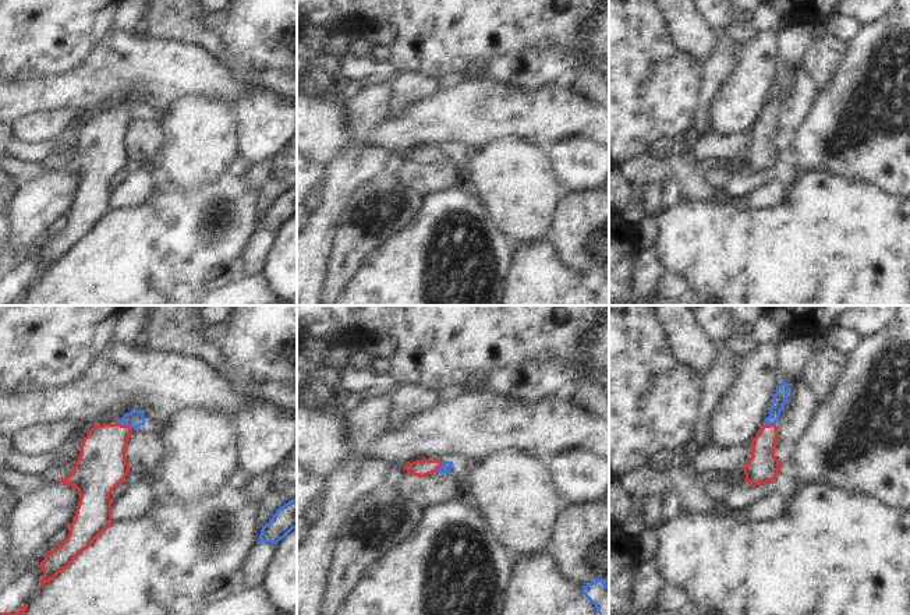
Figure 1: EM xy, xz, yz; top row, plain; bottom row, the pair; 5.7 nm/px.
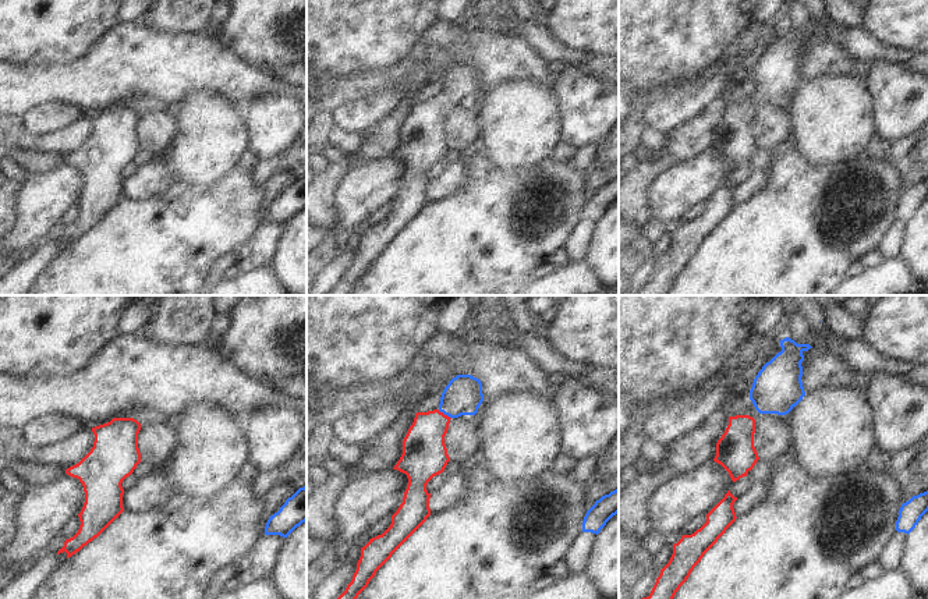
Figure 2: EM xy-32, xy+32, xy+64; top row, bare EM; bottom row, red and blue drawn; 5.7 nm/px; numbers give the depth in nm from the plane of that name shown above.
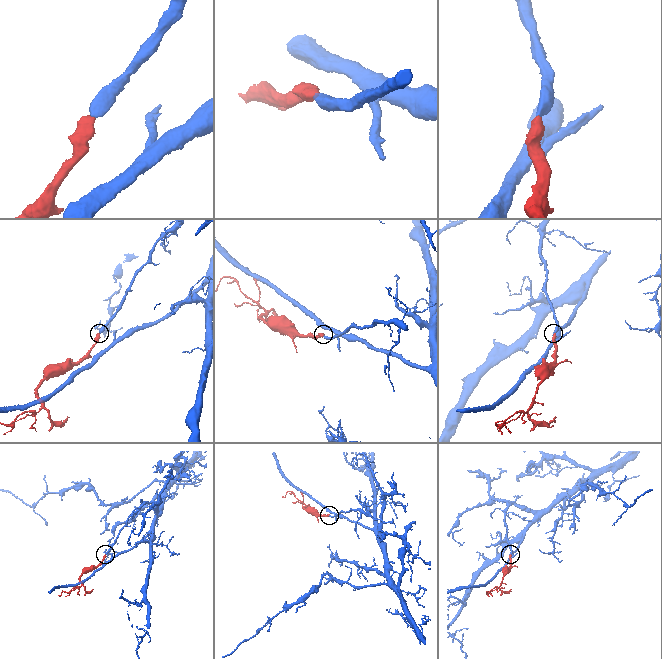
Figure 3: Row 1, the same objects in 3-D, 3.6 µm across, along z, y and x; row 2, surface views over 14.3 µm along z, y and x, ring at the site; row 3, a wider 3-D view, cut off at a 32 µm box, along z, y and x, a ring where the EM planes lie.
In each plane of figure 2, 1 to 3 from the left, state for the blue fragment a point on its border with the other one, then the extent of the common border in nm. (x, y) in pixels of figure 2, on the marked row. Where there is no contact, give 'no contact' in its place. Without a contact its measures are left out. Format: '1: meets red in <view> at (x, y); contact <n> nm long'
1: no contact
2: meets red in xy+32 at (443, 414); contact 90 nm long
3: no contact

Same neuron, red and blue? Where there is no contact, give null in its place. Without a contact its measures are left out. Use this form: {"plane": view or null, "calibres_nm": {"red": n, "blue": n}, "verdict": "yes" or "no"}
{"plane": "xy", "calibres_nm": {"red": 280, "blue": 100}, "verdict": "yes"}

